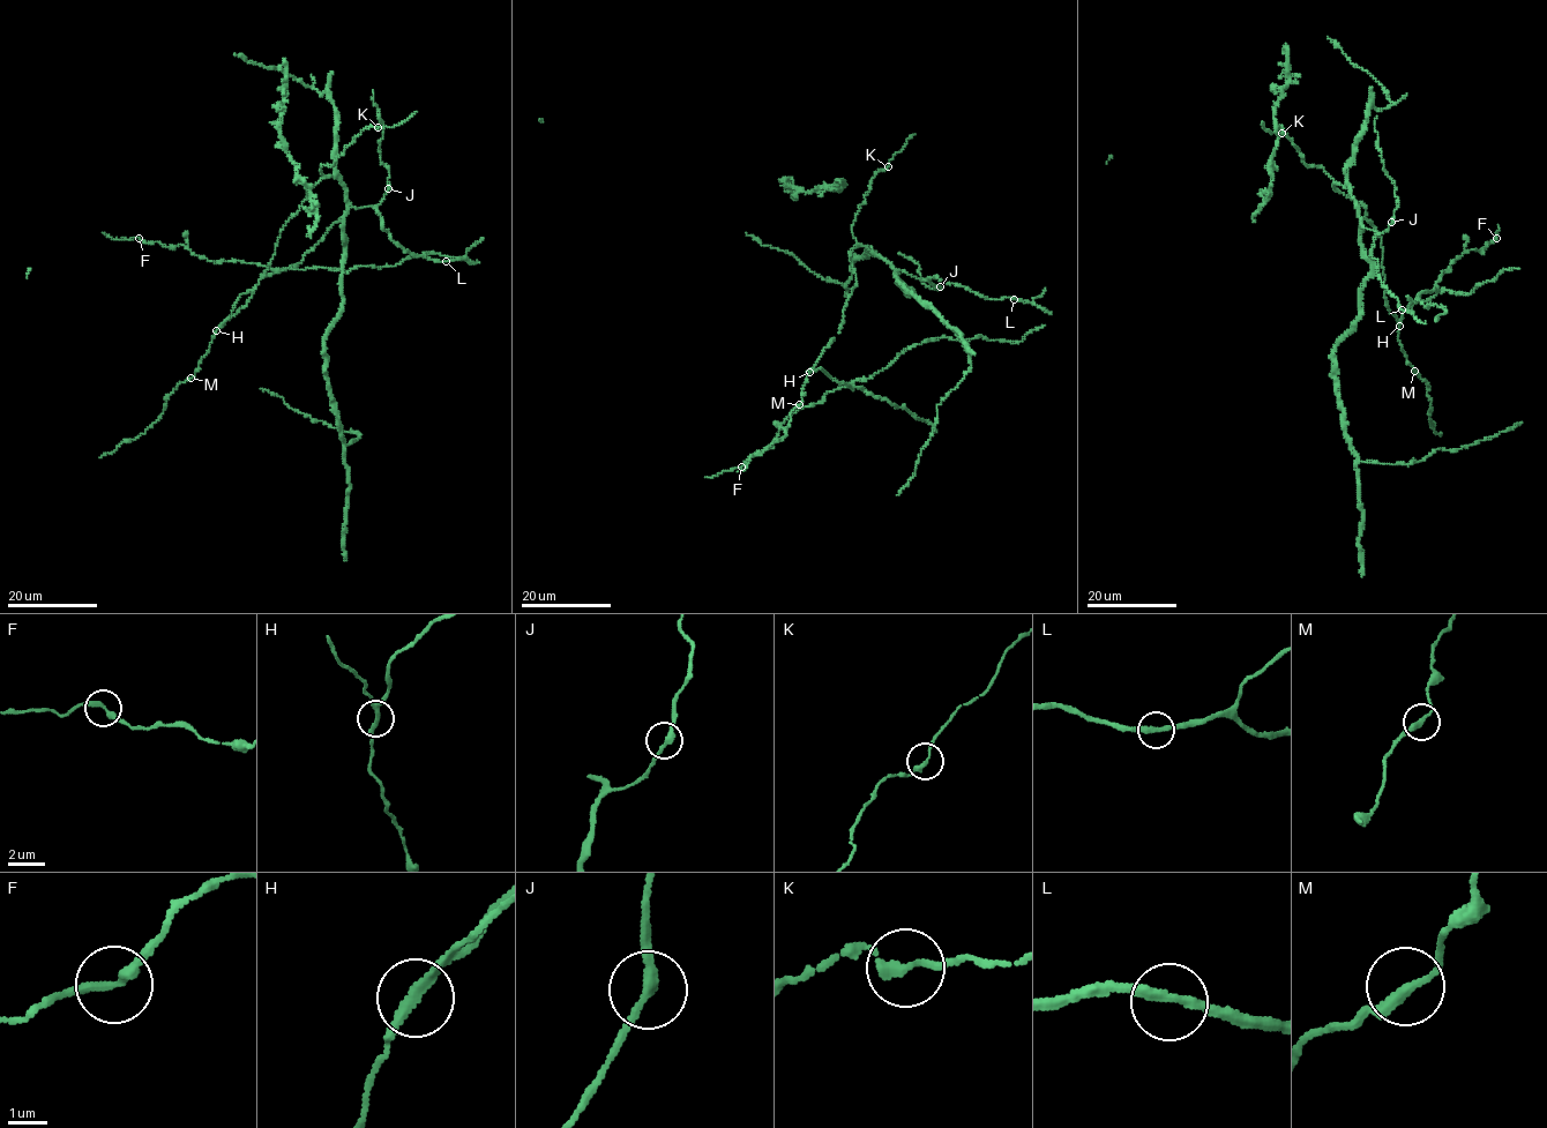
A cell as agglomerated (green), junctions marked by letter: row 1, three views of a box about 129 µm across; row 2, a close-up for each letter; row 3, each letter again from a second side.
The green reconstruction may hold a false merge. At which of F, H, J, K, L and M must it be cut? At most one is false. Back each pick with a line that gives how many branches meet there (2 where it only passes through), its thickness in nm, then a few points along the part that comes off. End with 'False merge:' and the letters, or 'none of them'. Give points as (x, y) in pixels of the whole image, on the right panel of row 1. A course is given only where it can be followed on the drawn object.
H: 2 | 240 nm | (1399, 327), (1402, 312), (1415, 303), (1428, 300), (1439, 291), (1467, 294), (1507, 269), (1521, 268)
False merge: H

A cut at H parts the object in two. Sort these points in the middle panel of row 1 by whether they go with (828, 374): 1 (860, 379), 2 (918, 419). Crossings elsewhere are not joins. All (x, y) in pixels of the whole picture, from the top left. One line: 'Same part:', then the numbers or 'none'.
Same part: 2

